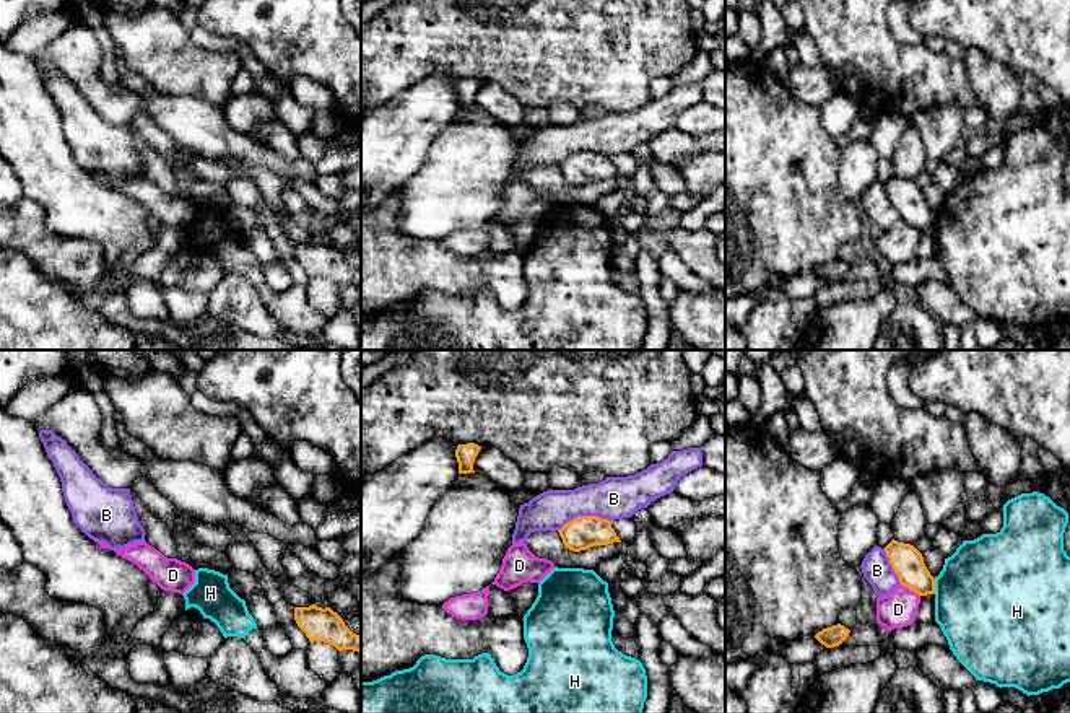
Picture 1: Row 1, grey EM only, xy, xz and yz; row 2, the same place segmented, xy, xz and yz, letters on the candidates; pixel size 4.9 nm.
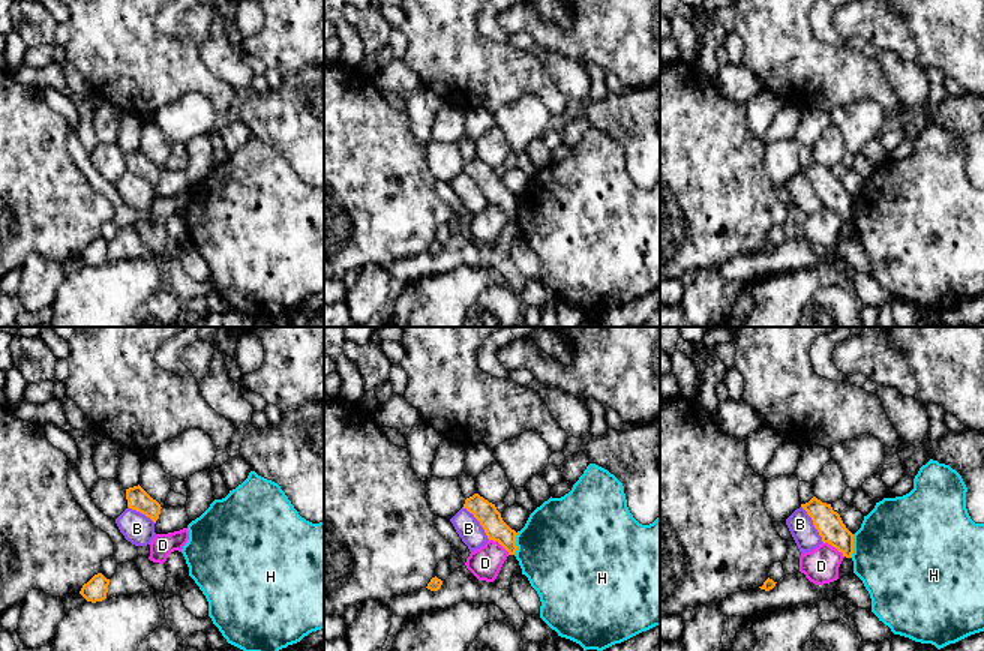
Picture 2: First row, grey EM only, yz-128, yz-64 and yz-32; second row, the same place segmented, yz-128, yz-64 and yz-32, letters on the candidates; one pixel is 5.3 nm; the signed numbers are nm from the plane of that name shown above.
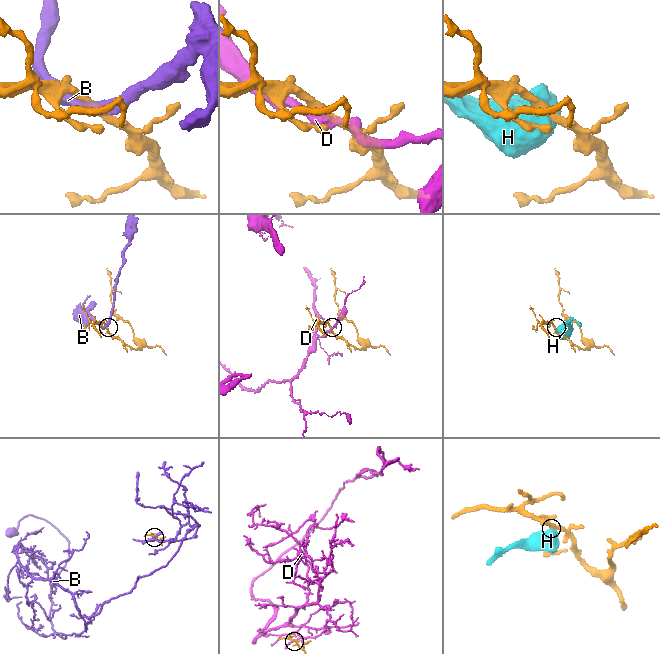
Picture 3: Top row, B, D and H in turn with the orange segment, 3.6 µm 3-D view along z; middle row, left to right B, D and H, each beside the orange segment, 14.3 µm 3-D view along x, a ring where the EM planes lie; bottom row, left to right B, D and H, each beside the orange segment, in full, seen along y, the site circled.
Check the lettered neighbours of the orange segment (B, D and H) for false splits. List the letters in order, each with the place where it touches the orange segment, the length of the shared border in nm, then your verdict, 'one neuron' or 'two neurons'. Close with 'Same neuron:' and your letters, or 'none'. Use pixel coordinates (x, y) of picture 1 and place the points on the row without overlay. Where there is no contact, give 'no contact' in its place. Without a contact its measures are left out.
B: contact xz (584, 152); length 280 nm; two neurons
D: contact yz (911, 225); length 120 nm; two neurons
H: contact yz (934, 222); length 80 nm; two neurons
Same neuron: none

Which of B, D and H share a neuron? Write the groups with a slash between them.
B / D / H

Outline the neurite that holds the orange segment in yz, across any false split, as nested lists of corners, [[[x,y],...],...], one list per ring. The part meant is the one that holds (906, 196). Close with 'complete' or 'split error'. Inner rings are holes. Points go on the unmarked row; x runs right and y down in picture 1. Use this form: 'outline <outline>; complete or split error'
outline [[[891,176],[885,187],[899,218],[919,231],[935,230],[935,213],[924,199],[922,189],[911,179]]]; complete

